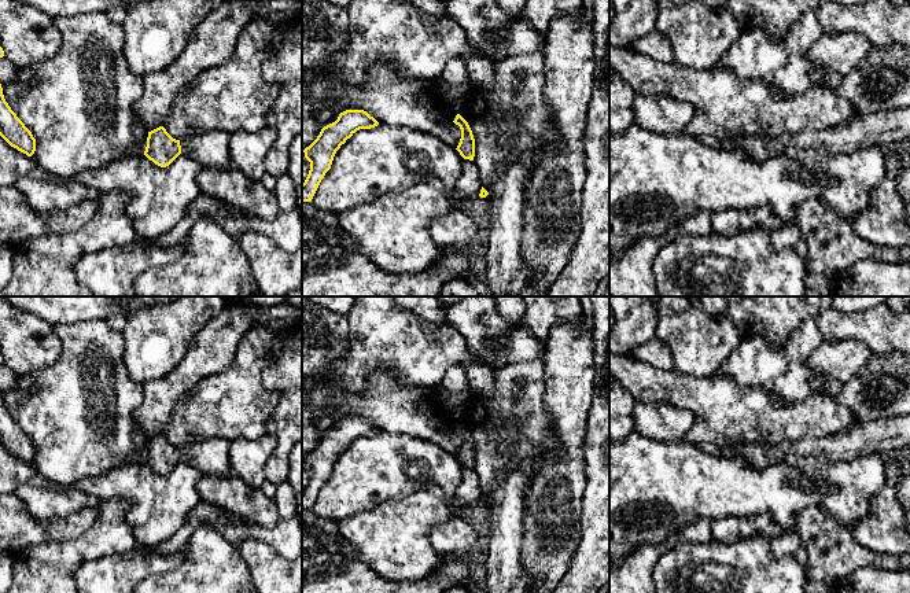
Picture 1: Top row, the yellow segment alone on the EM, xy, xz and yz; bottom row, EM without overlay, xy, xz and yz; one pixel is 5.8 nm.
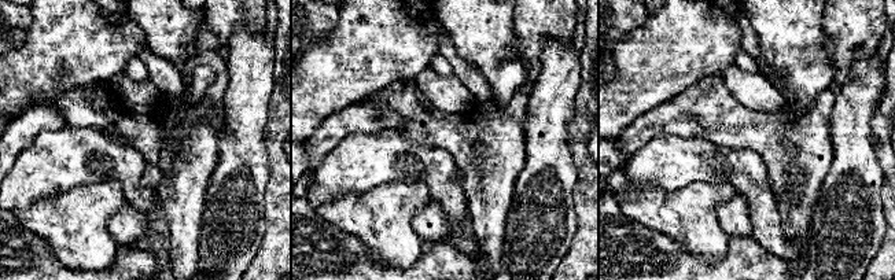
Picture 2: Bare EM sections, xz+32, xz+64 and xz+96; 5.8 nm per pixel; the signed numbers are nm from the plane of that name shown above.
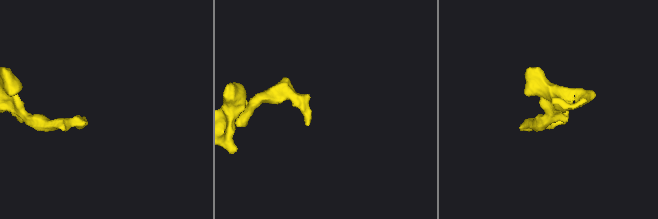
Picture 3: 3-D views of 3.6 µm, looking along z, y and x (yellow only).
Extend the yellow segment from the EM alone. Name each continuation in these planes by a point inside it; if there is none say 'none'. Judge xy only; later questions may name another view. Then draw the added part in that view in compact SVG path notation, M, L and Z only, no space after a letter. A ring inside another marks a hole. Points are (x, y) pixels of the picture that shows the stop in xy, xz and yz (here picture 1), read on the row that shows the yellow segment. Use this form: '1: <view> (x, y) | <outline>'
1: xy (209, 148) | M222 130L203 132L180 140L181 154L196 161L202 167L225 170L232 166L229 135Z

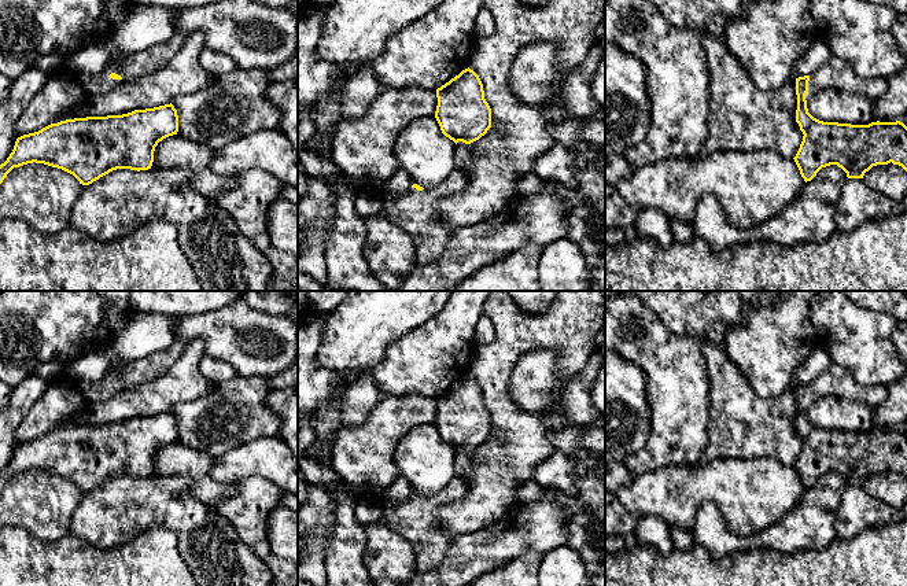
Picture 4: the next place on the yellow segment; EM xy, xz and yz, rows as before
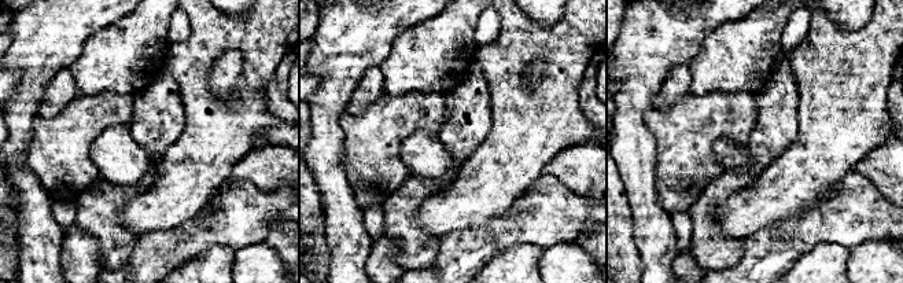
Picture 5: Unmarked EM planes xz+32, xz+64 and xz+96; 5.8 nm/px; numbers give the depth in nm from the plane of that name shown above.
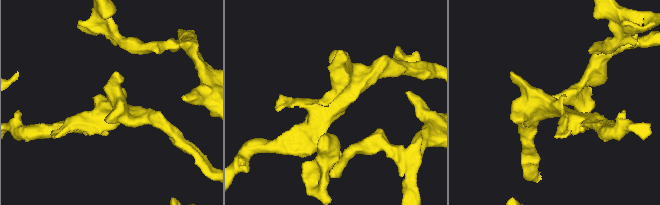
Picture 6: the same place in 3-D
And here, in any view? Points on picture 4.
1: xy (154, 58) | M174 32L166 43L136 52L123 62L110 60L97 74L80 75L85 93L88 97L95 97L110 92L123 81L162 69L173 59L184 41L185 36Z

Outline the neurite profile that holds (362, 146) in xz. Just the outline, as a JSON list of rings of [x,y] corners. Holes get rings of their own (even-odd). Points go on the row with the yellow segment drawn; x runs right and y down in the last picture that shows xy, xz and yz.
[[[383,88],[362,117],[342,118],[332,136],[331,161],[355,185],[358,194],[379,196],[384,184],[402,170],[392,148],[397,137],[414,119],[435,117],[436,91],[427,88]]]

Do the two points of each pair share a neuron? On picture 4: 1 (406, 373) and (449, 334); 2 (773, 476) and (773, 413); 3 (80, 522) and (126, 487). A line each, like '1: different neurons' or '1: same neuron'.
1: same neuron
2: different neurons
3: same neuron

